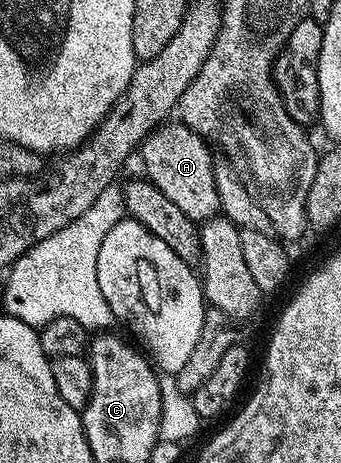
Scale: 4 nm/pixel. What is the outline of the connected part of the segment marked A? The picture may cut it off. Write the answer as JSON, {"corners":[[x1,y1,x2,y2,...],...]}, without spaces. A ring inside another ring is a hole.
{"corners":[[171,120,162,126,156,126,143,140,143,170,148,182,152,182,189,220,202,224,220,213,217,184,215,183,215,165,213,157,207,151,208,143,197,132,183,125,182,121]]}

